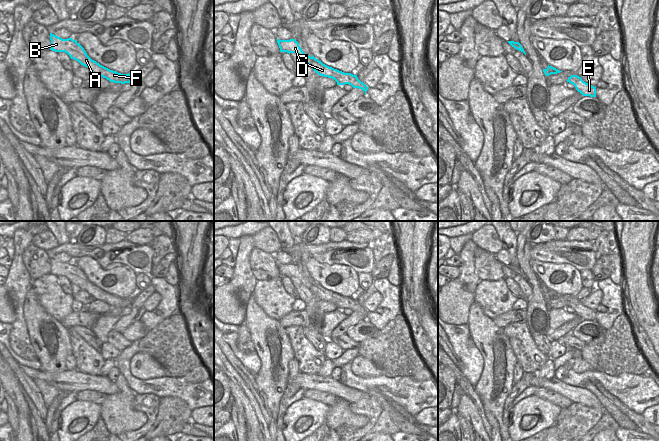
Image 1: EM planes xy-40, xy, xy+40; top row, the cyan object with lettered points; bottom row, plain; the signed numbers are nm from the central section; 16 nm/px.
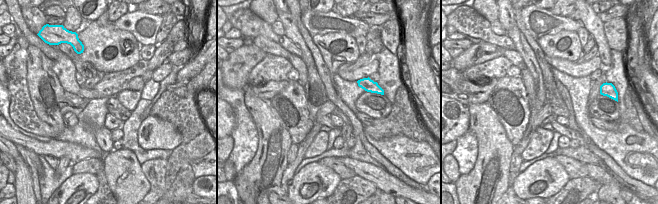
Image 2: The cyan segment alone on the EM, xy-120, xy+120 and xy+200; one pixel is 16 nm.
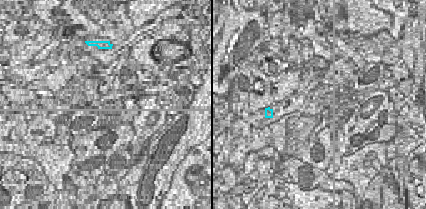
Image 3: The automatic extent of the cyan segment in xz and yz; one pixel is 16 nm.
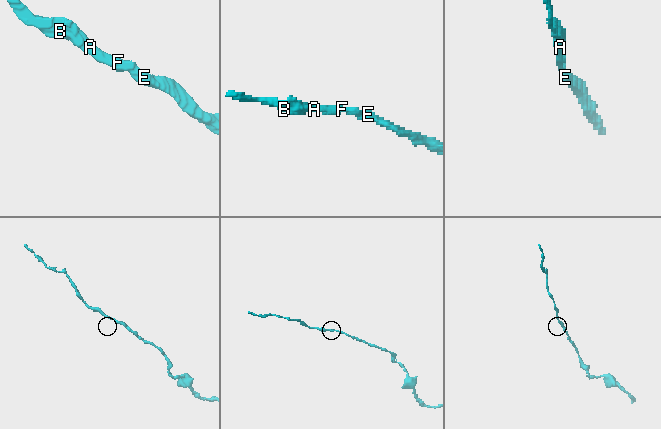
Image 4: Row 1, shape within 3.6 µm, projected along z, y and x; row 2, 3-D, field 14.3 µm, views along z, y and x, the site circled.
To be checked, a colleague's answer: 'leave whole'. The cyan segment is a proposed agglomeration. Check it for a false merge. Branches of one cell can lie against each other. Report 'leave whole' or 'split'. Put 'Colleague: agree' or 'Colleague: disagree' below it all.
leave whole
Colleague: agree

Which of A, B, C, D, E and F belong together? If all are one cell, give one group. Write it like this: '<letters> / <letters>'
A B C D E F

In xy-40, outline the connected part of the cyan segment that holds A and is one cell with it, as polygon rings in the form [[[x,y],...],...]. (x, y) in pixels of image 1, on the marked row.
[[[50,33],[50,40],[50,50],[67,53],[71,59],[87,67],[94,75],[101,76],[114,83],[131,83],[132,76],[129,73],[121,74],[100,65],[87,55],[84,48],[76,40],[72,38],[62,39],[52,33]]]

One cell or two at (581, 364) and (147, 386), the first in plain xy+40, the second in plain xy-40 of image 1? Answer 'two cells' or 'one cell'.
two cells

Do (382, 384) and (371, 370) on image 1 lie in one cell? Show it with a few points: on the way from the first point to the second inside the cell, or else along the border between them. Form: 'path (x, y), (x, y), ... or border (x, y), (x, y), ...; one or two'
border (354, 373), (363, 377), (382, 375); two

